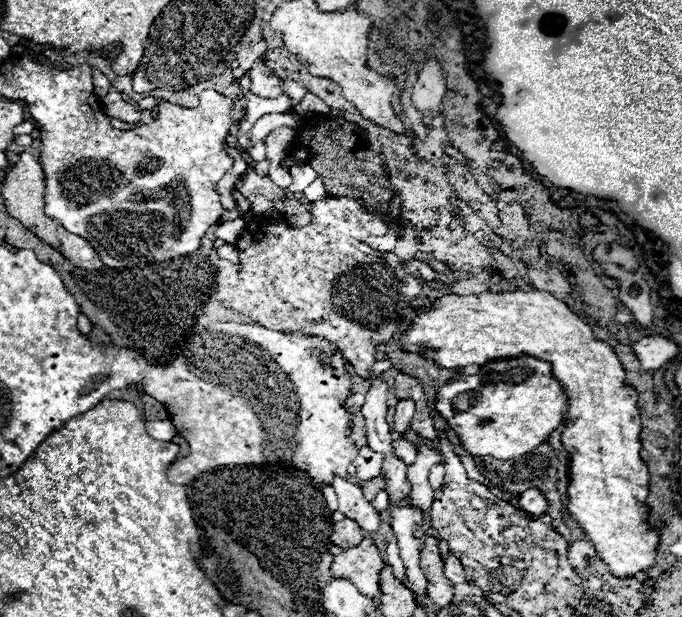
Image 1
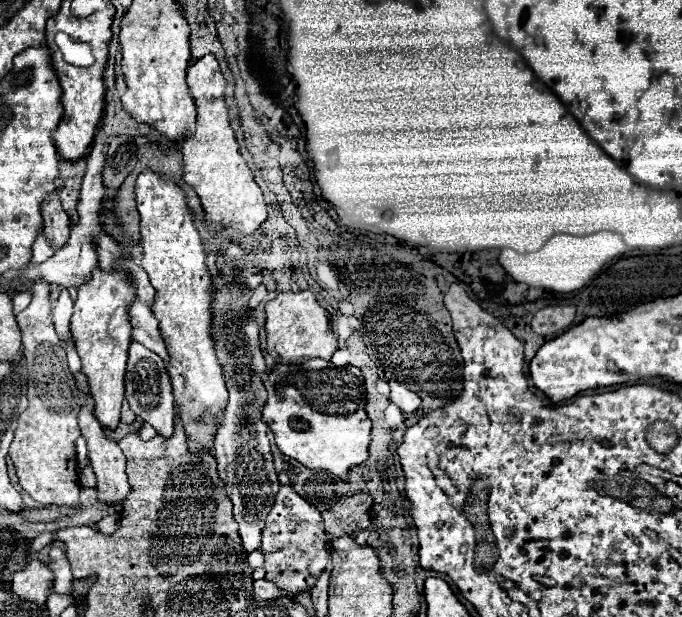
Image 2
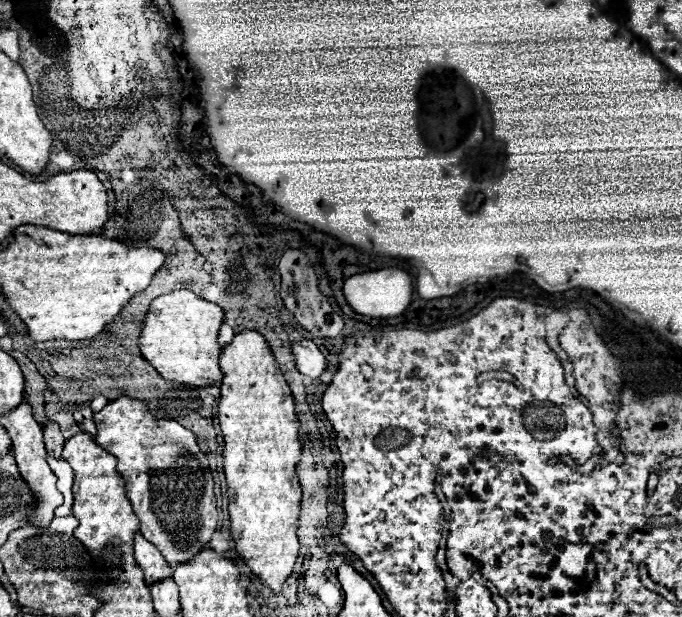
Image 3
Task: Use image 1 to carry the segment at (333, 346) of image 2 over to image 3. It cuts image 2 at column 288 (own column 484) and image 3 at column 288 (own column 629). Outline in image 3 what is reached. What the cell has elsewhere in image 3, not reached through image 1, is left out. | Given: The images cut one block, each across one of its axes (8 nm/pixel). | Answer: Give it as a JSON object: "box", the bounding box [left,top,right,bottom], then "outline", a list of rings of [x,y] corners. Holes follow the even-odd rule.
{"box":[218,330,302,592],"outline":[[[244,330],[240,334],[234,336],[234,340],[230,344],[226,344],[220,352],[220,370],[224,372],[224,380],[222,380],[222,386],[220,386],[220,402],[218,402],[218,420],[220,420],[220,428],[222,428],[222,436],[224,436],[224,472],[228,476],[228,512],[230,512],[230,522],[232,522],[232,538],[236,542],[236,550],[238,554],[248,562],[250,570],[254,574],[260,576],[260,580],[264,584],[268,584],[274,592],[280,592],[284,580],[292,574],[292,568],[294,568],[294,562],[298,558],[298,536],[296,536],[296,530],[298,530],[298,516],[300,516],[300,502],[302,502],[302,488],[300,488],[300,482],[298,482],[298,476],[296,476],[296,464],[302,456],[302,442],[300,442],[300,436],[298,436],[298,430],[300,430],[300,420],[296,416],[296,410],[294,410],[294,398],[292,398],[292,392],[288,388],[288,382],[284,378],[284,372],[280,370],[276,358],[272,356],[272,350],[266,342],[266,338],[256,332],[256,330]]]}

